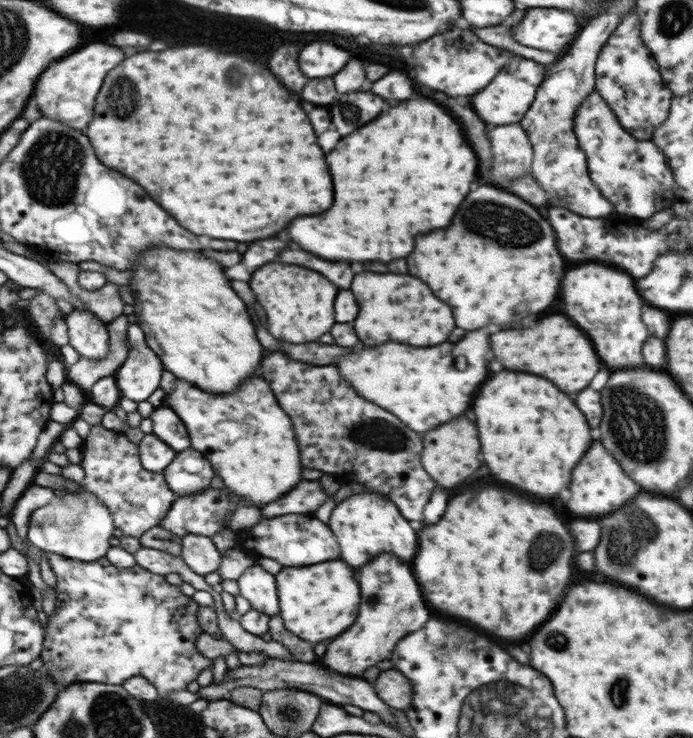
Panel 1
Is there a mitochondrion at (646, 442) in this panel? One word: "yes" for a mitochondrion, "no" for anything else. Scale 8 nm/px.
yes

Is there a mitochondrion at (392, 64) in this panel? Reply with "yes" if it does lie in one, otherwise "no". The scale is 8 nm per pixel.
no

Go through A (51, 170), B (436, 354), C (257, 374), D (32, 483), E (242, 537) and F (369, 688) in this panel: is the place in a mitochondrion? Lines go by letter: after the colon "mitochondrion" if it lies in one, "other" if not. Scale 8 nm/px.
A: mitochondrion
B: other
C: other
D: other
E: other
F: other

